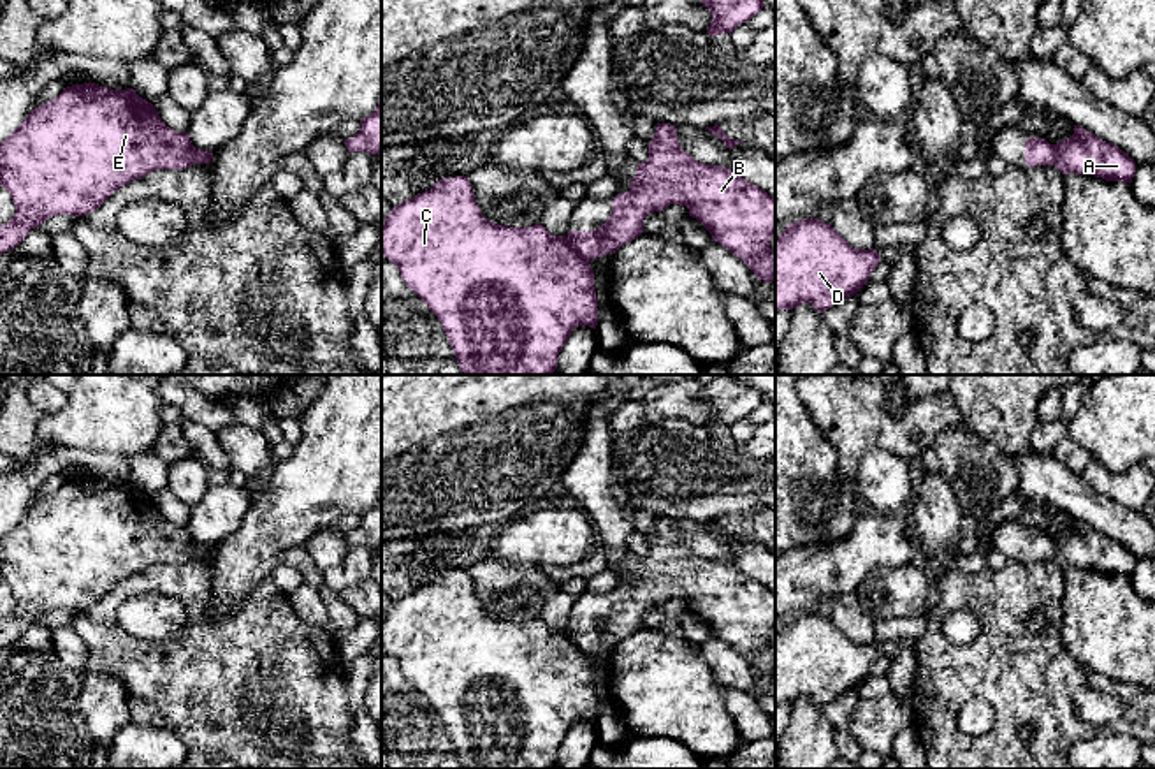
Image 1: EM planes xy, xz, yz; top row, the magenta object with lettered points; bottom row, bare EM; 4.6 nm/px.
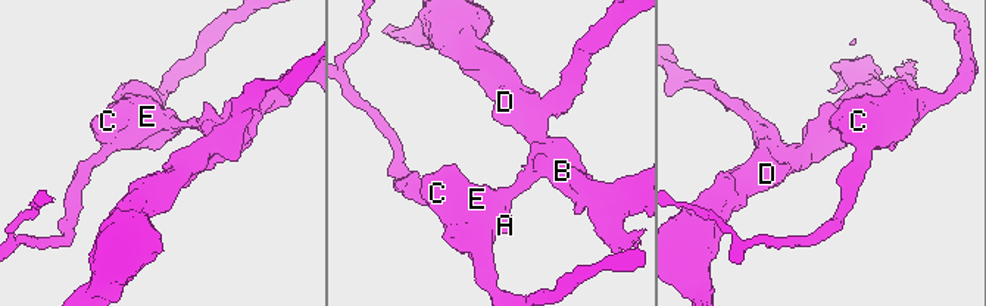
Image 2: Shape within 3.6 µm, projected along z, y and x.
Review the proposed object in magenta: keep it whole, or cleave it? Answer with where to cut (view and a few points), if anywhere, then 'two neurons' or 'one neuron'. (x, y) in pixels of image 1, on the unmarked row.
cut in xz along (566, 632), (588, 655); two neurons

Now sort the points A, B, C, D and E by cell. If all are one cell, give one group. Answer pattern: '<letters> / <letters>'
A C E / B D

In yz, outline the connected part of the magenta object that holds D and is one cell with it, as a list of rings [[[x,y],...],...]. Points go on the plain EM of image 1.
[[[814,611],[789,618],[775,634],[775,706],[810,697],[823,707],[867,679],[879,656],[877,644],[853,642]]]

